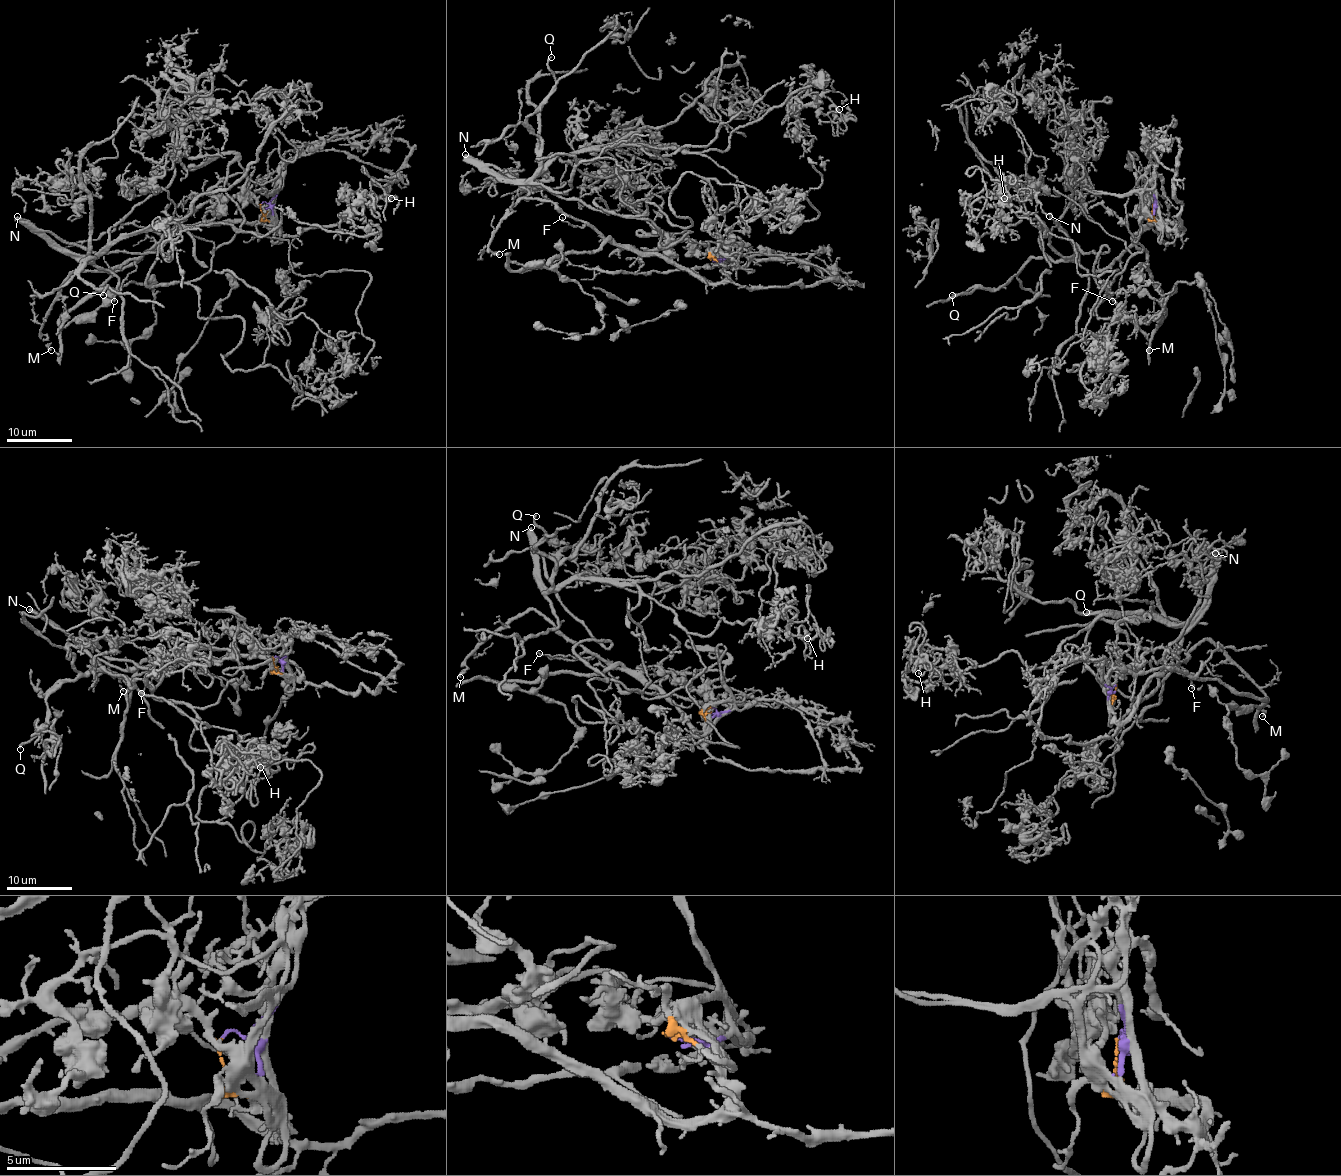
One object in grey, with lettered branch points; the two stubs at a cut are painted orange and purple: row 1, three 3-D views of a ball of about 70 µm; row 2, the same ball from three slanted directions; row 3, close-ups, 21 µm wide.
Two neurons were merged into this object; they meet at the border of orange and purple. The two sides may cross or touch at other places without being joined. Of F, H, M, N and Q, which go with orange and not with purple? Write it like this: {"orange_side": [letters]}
{"orange_side": ["F", "M"]}

